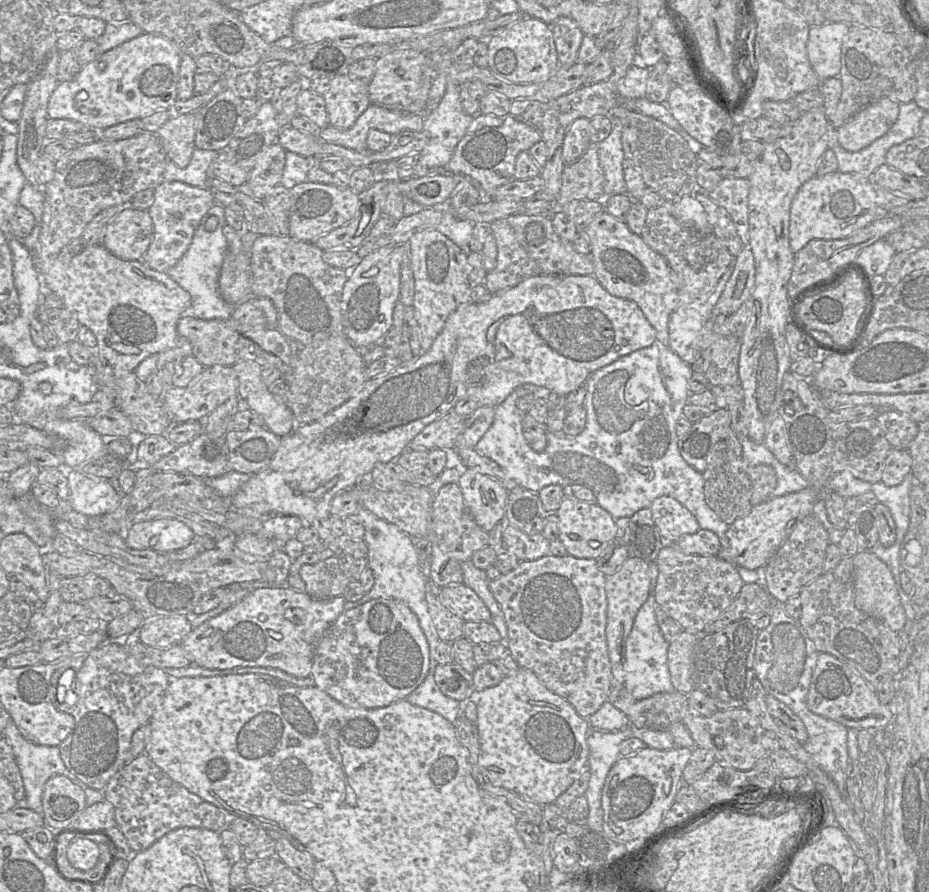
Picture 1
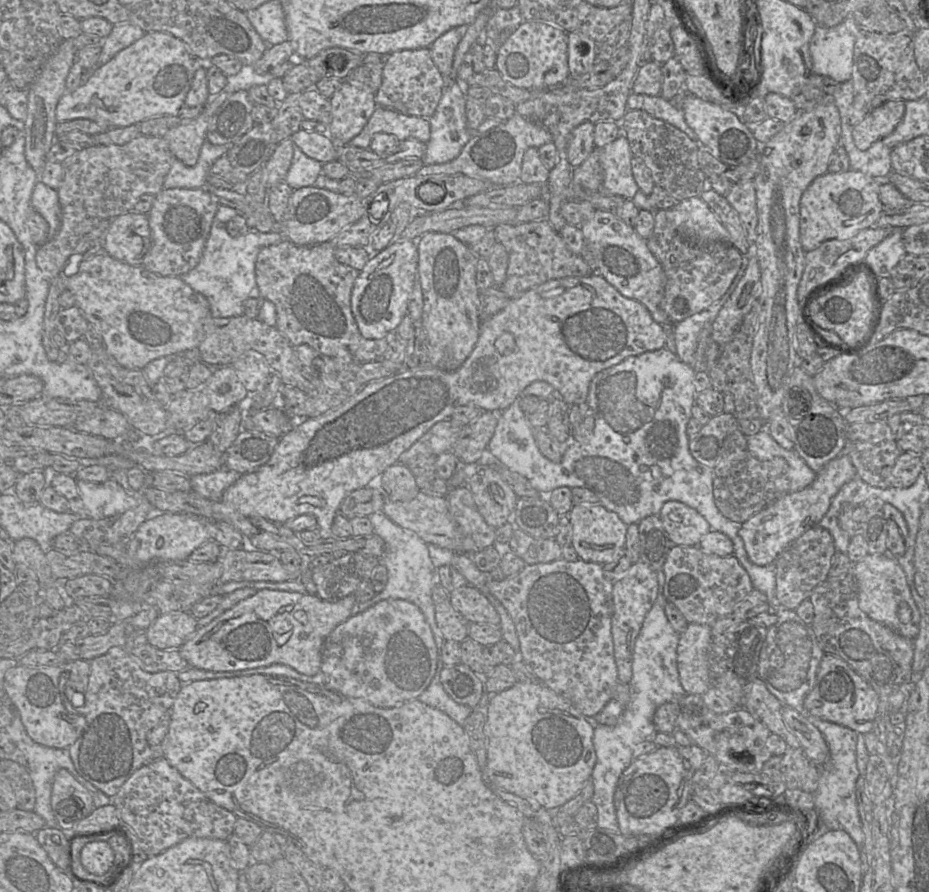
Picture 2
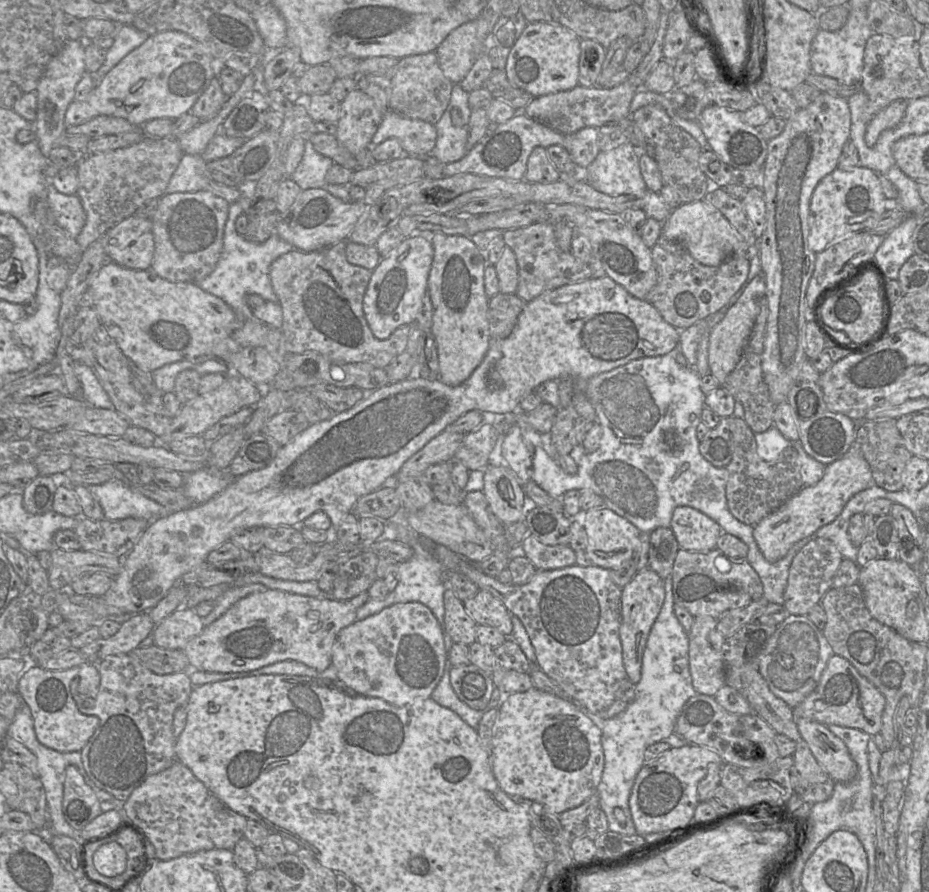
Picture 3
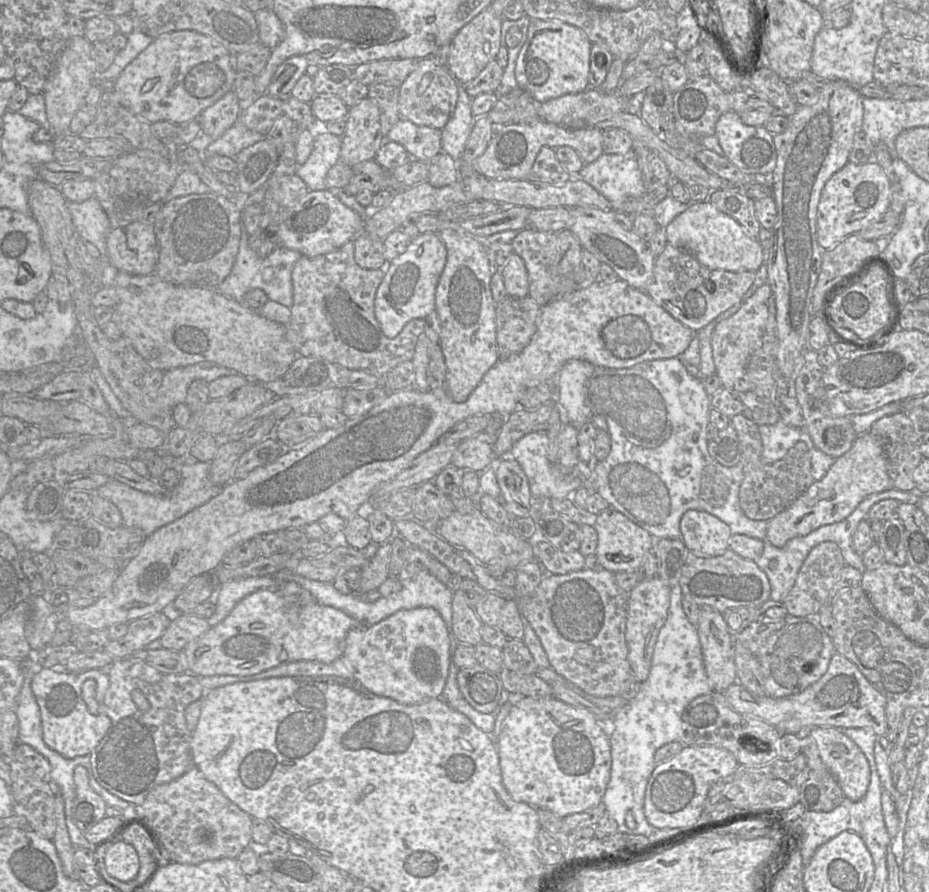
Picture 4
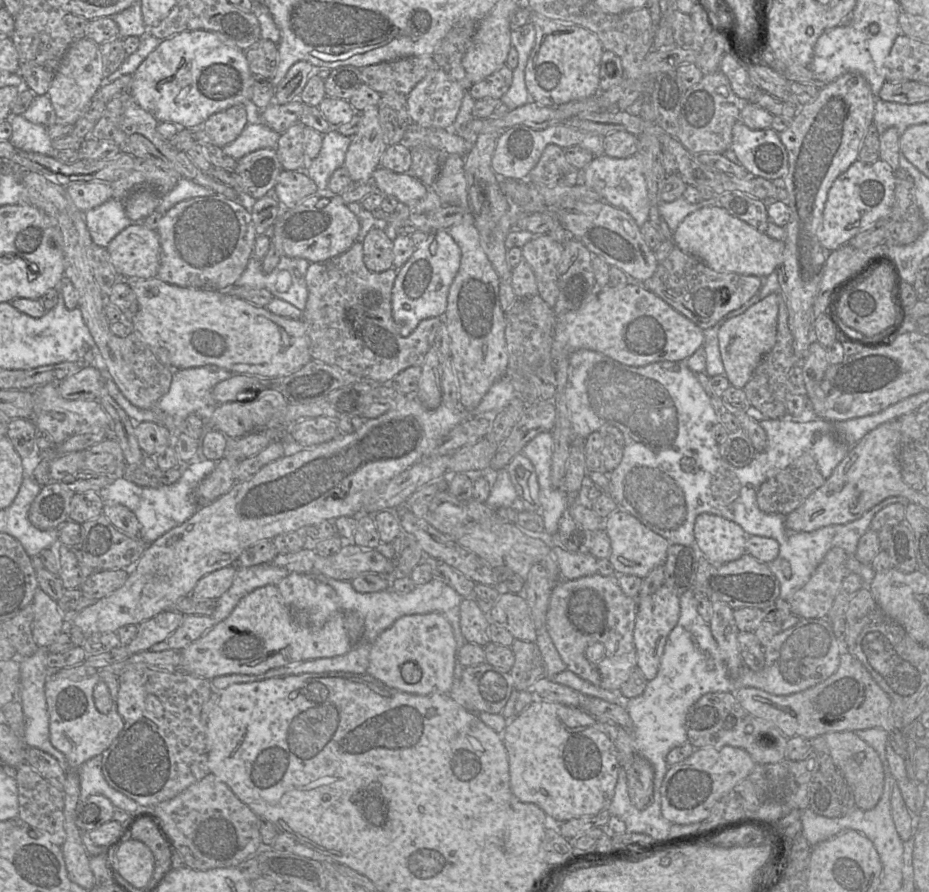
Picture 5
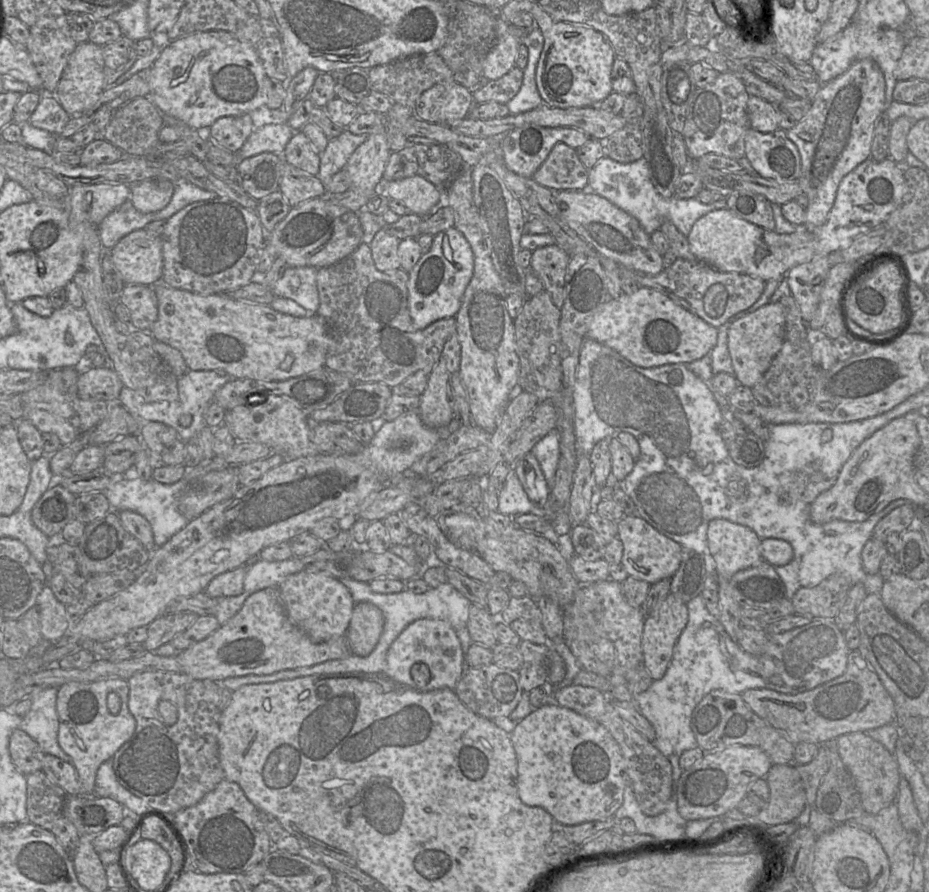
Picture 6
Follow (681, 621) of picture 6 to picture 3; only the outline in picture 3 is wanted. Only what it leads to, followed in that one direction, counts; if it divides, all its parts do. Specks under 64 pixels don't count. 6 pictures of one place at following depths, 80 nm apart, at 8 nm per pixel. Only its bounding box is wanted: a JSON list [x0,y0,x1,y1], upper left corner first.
[619,568,665,684]

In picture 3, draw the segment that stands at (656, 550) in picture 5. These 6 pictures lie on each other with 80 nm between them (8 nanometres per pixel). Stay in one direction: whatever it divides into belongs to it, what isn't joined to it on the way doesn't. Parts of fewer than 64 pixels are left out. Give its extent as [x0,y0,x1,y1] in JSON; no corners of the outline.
[576,507,641,569]

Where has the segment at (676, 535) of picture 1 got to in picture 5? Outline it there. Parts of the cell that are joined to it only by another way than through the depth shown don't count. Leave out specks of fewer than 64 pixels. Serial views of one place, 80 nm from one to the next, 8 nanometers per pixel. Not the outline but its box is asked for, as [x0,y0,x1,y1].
[694,513,748,565]

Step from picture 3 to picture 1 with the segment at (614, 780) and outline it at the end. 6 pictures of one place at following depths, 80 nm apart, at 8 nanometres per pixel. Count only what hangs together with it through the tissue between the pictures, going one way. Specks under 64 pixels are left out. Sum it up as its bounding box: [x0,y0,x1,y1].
[584,593,676,831]

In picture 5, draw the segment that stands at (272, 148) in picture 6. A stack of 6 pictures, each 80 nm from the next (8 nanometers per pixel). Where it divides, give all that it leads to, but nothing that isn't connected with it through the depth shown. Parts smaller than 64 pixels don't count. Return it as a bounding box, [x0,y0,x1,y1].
[222,123,280,160]

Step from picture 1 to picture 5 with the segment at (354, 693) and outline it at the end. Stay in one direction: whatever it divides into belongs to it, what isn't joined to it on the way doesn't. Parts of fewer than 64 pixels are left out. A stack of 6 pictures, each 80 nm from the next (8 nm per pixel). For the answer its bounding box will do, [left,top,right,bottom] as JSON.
[366,613,457,696]

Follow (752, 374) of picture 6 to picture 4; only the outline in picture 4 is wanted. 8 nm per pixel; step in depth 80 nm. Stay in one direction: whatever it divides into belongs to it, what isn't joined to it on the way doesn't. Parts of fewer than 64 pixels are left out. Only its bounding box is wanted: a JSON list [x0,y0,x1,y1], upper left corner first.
[711,283,771,388]

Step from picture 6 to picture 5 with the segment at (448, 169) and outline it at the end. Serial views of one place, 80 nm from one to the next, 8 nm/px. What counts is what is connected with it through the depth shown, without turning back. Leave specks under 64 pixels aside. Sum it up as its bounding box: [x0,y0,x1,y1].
[408,146,447,187]

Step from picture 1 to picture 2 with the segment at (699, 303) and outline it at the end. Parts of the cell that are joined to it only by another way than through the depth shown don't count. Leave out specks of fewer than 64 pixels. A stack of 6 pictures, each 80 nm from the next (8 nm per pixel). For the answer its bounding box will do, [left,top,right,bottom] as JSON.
[673,255,747,367]

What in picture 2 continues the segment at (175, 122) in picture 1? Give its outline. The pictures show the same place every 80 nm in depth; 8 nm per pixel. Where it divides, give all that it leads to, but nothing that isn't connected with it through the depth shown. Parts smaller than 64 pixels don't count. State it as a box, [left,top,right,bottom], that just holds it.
[163,91,229,166]

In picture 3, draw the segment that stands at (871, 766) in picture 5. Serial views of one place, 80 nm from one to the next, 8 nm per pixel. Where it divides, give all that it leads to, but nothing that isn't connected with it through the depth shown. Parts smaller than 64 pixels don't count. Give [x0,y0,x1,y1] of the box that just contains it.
[795,718,858,783]

